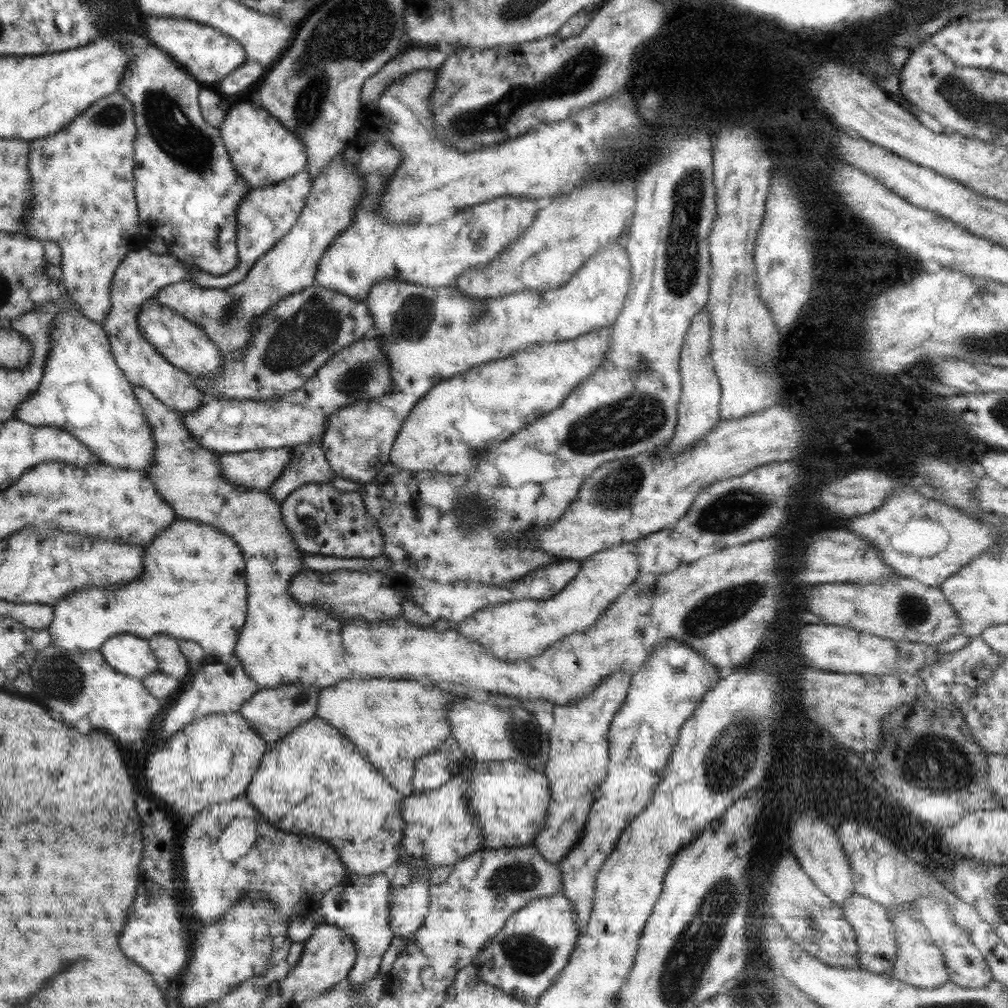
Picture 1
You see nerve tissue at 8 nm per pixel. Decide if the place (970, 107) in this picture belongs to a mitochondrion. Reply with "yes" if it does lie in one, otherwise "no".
yes

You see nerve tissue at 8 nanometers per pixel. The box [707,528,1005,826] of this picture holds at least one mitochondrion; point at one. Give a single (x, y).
(936, 762)

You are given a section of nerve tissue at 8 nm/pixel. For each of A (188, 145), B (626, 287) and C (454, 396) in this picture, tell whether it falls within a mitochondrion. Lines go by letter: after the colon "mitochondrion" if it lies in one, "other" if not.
A: mitochondrion
B: other
C: other

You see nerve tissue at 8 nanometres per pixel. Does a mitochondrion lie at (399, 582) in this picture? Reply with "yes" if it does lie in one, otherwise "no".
no

